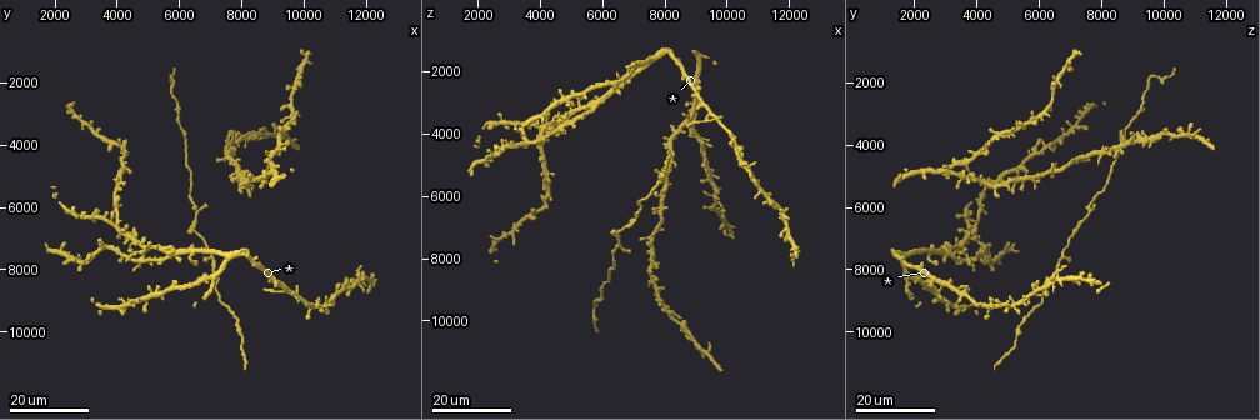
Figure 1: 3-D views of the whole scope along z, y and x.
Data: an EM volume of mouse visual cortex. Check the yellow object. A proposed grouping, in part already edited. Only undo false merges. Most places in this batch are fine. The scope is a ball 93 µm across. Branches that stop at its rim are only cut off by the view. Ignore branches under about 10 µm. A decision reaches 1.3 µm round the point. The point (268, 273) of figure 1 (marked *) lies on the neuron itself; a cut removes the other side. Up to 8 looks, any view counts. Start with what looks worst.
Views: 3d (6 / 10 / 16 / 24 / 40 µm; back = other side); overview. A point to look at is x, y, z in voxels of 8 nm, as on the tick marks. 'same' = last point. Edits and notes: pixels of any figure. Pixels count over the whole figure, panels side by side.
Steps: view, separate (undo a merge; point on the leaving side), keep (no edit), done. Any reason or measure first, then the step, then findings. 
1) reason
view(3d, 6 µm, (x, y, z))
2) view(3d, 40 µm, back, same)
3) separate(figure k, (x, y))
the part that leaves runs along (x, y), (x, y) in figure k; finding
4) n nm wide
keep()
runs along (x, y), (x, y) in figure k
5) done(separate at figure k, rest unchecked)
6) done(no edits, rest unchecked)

view(3d, 24 µm, (6600, 6200, 7700))

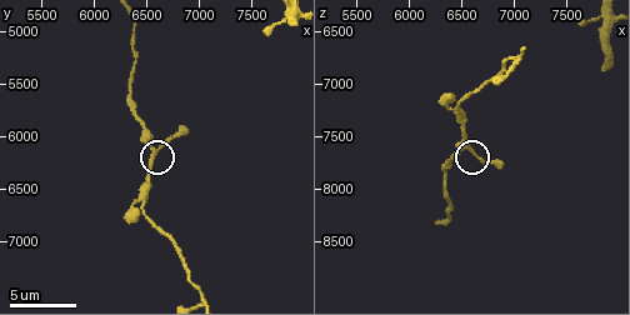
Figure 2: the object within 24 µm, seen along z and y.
view(3d, 6 µm, (6600, 6160, 7620))

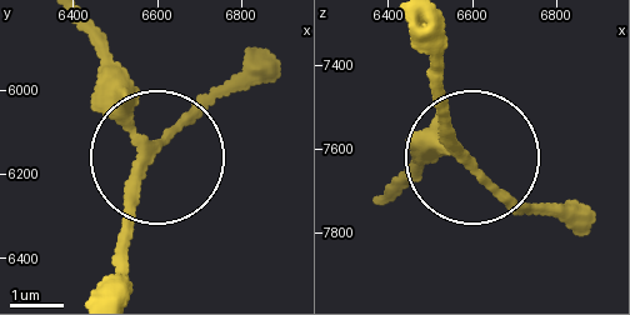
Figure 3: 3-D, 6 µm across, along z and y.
3 arms
keep()
runs along (106, 288), (146, 153), (101, 36) in figure 3; continuous, no second neuron

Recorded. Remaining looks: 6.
four-way junction
view(3d, 16 µm, (9700, 8700, 3600))

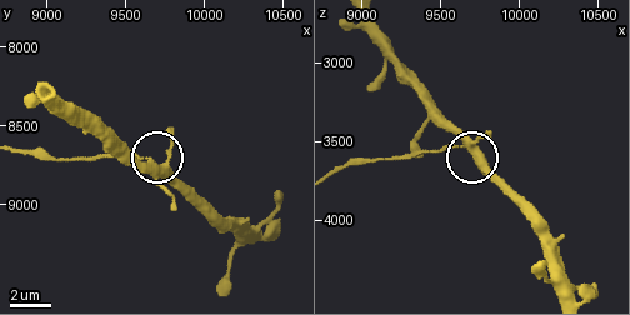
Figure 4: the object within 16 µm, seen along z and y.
view(3d, 6 µm, (9660, 8720, 3540))

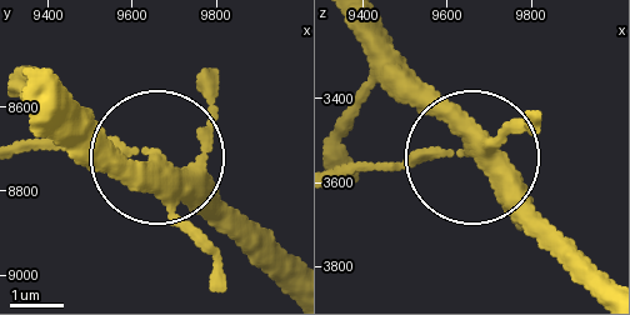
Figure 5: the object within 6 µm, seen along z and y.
view(3d, 6 µm, back, (9650, 8740, 3515))

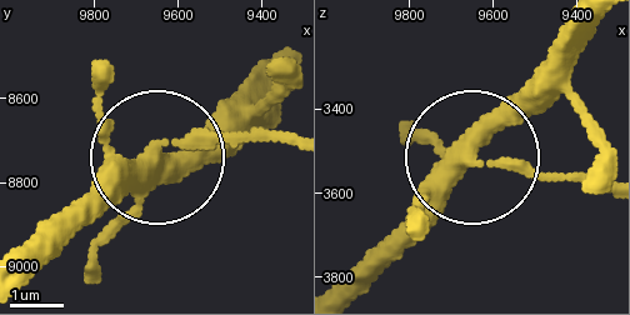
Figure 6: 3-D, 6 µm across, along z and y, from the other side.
340 nm wide
keep()
one neuron here

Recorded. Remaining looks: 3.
two arms in line, one across
view(3d, 10 µm, (6440, 6640, 7240))

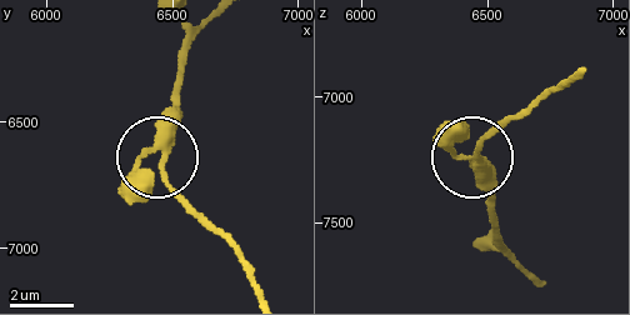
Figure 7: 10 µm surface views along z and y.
view(3d, 10 µm, back, (6480, 6650, 7230))

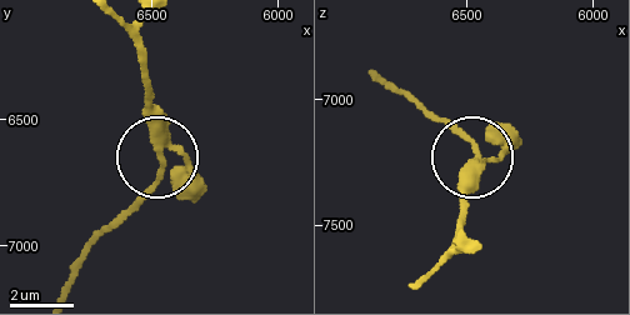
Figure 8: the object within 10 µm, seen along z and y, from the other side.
230 nm wide
keep()
one neuron here

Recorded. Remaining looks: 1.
done(no edits, rest unchecked)

